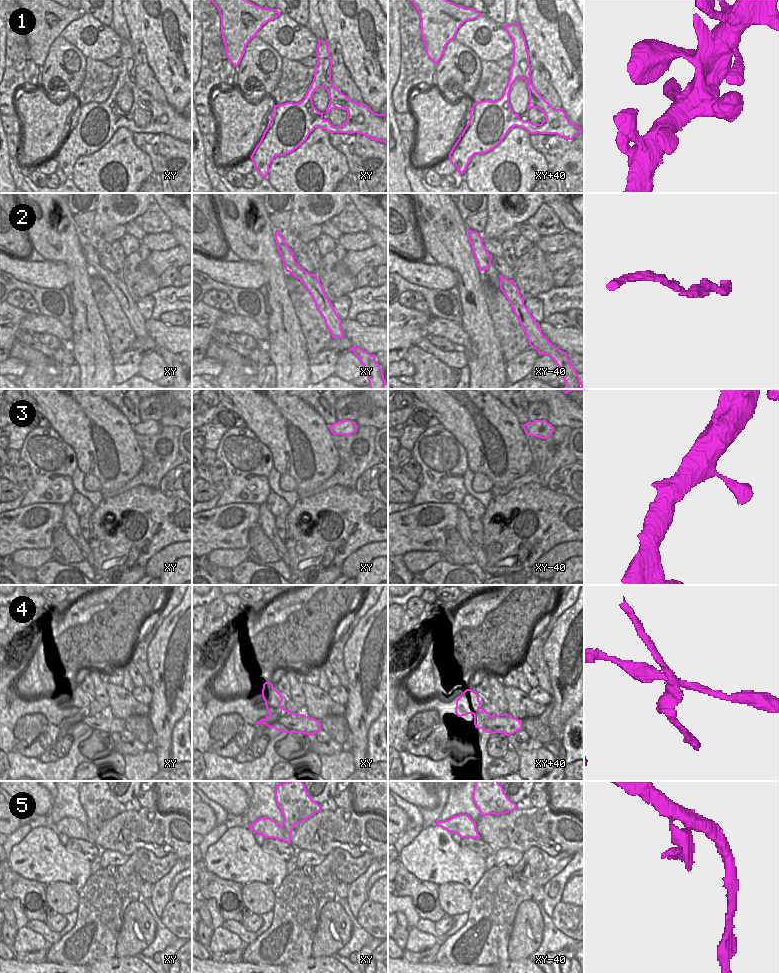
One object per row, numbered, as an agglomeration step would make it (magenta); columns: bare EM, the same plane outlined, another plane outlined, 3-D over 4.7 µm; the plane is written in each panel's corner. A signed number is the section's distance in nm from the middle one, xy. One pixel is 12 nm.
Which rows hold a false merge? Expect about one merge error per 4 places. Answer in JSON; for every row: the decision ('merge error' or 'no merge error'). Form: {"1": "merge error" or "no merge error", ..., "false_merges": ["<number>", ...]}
{"1": "no merge error", "2": "no merge error", "3": "no merge error", "4": "merge error", "5": "no merge error", "false_merges": ["4"]}

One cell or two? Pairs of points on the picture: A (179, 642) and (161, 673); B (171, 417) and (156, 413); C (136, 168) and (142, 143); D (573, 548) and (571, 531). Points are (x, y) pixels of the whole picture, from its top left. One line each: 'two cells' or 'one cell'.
A: one cell
B: two cells
C: two cells
D: two cells

